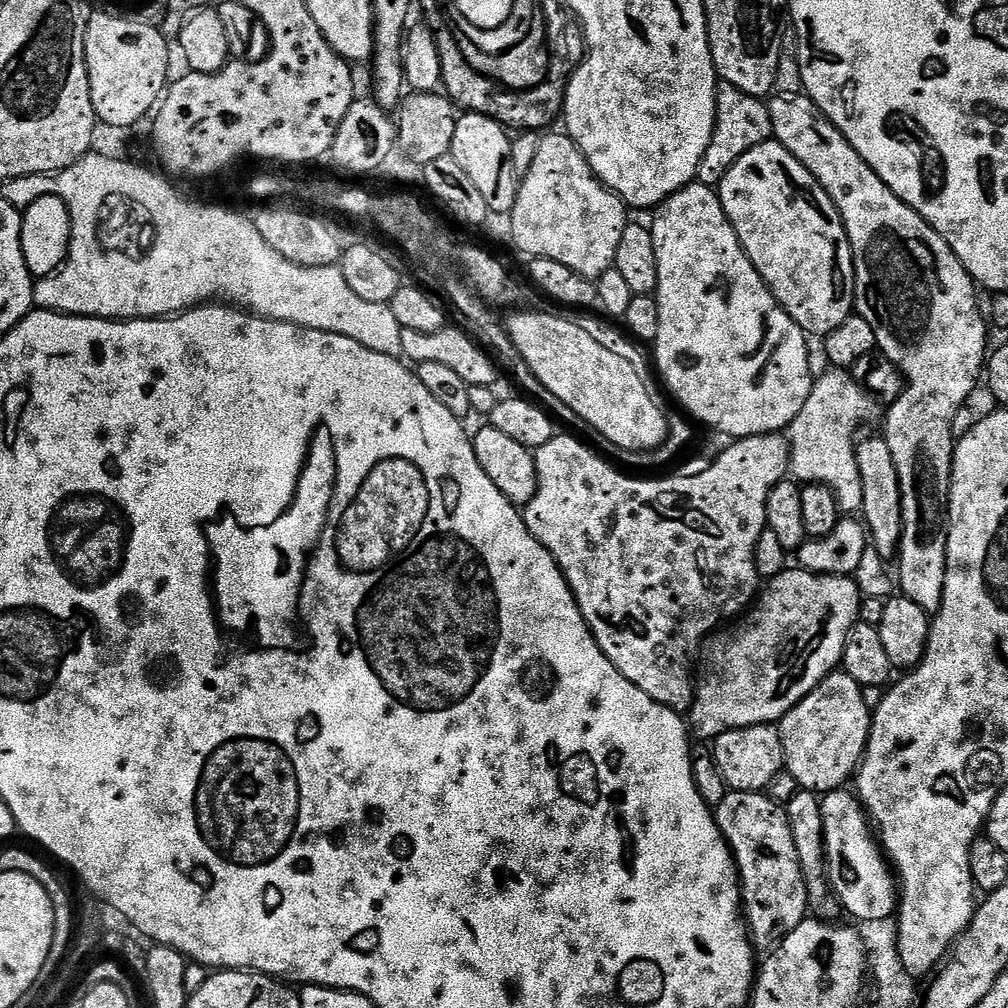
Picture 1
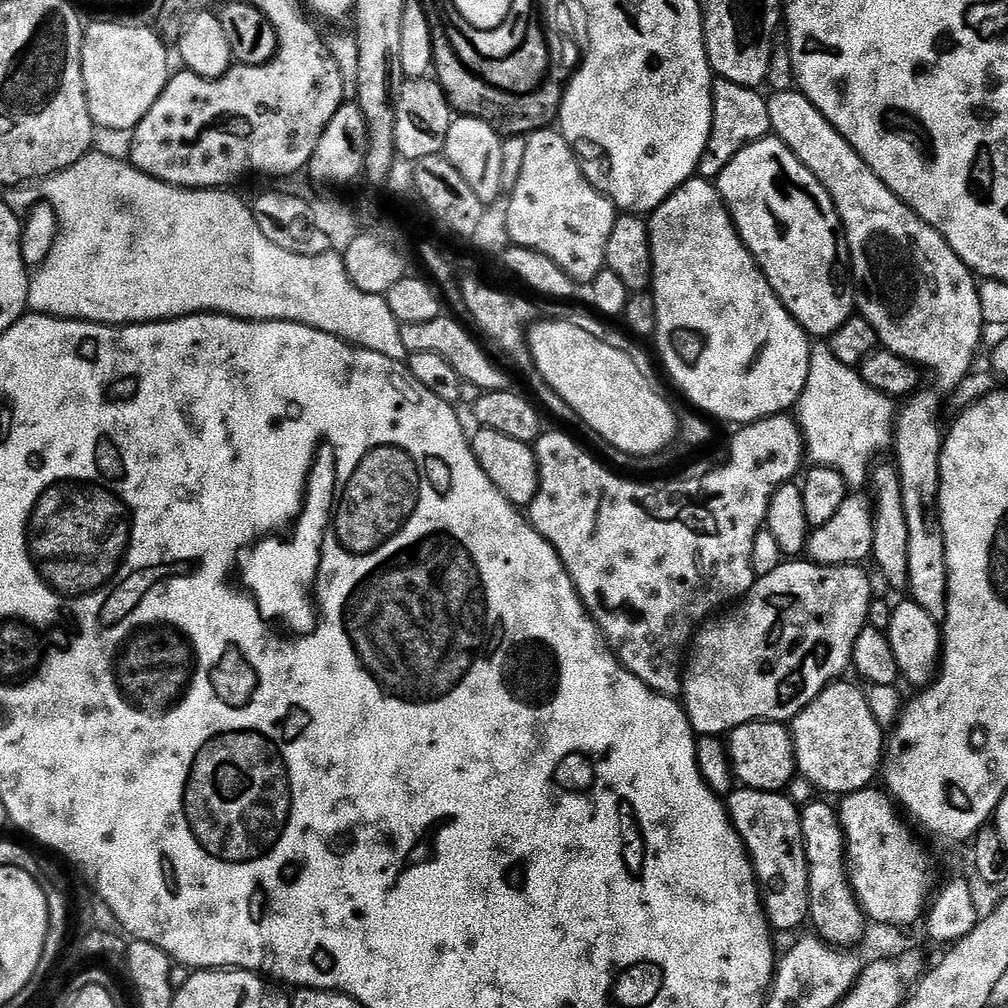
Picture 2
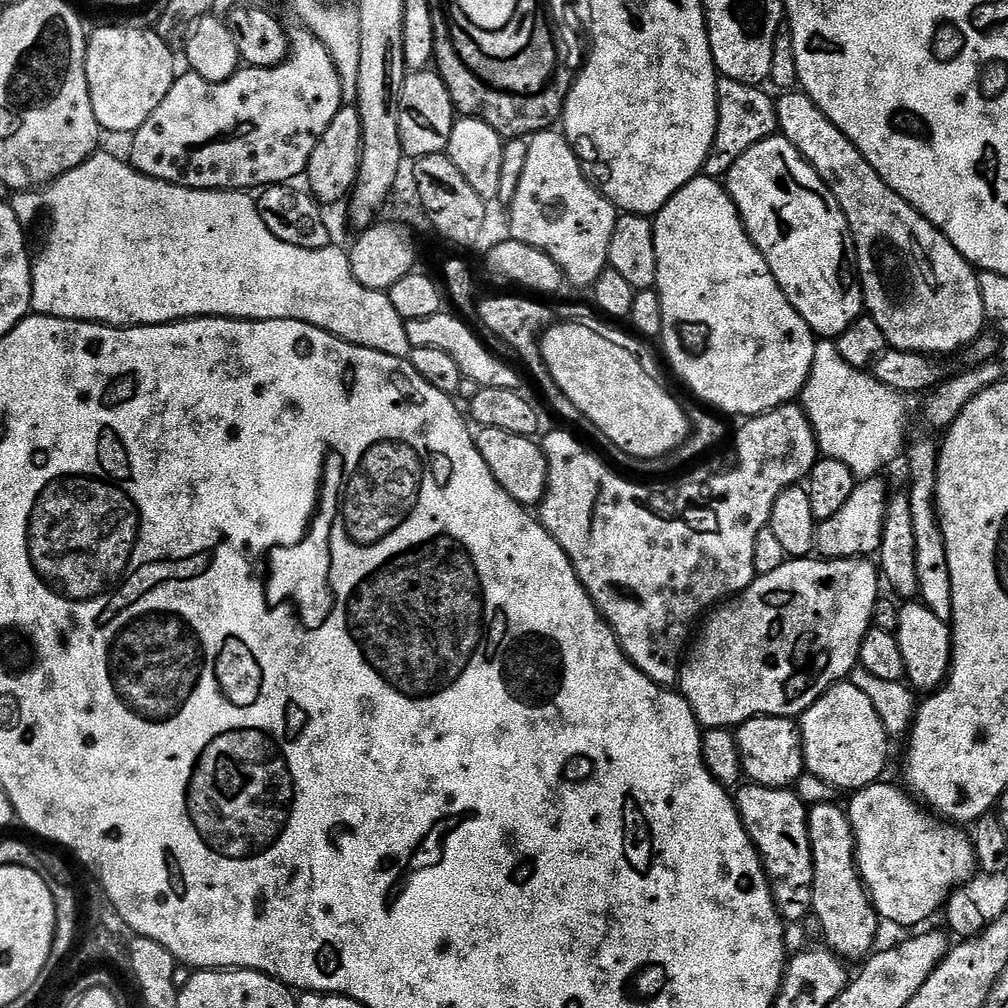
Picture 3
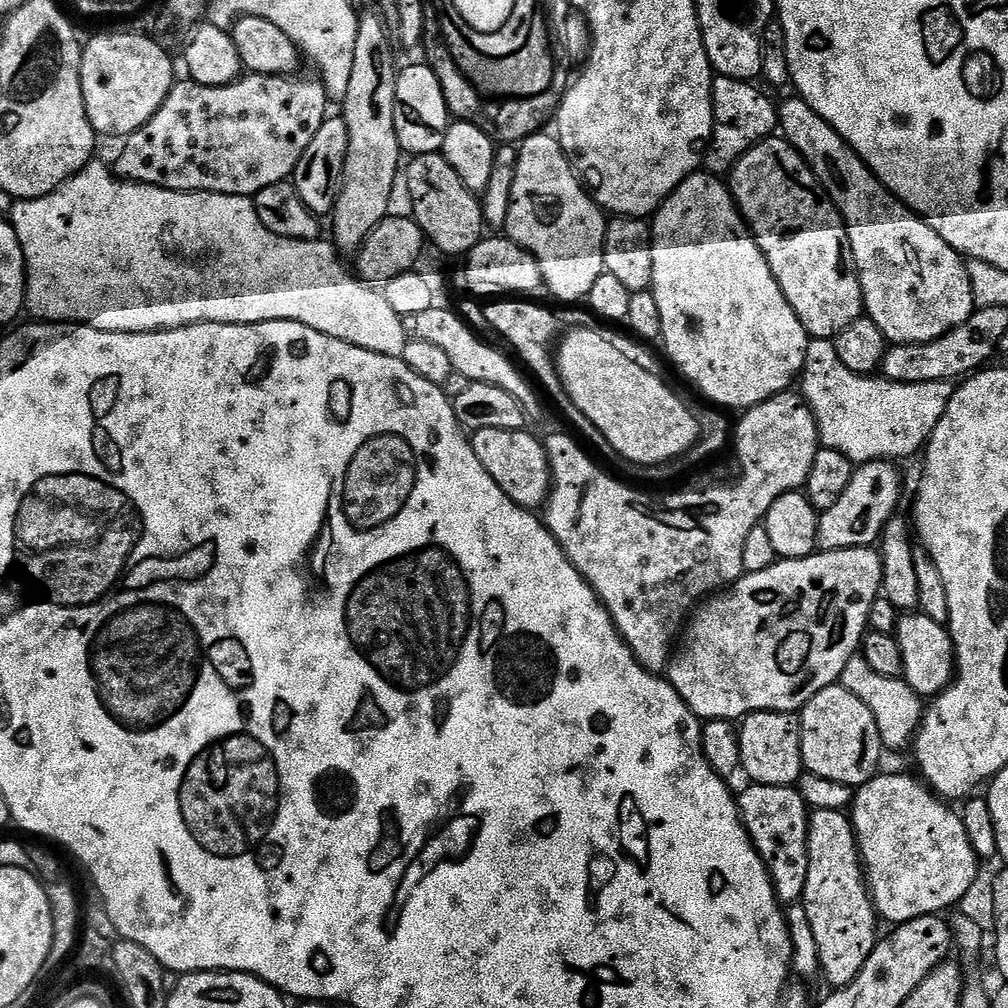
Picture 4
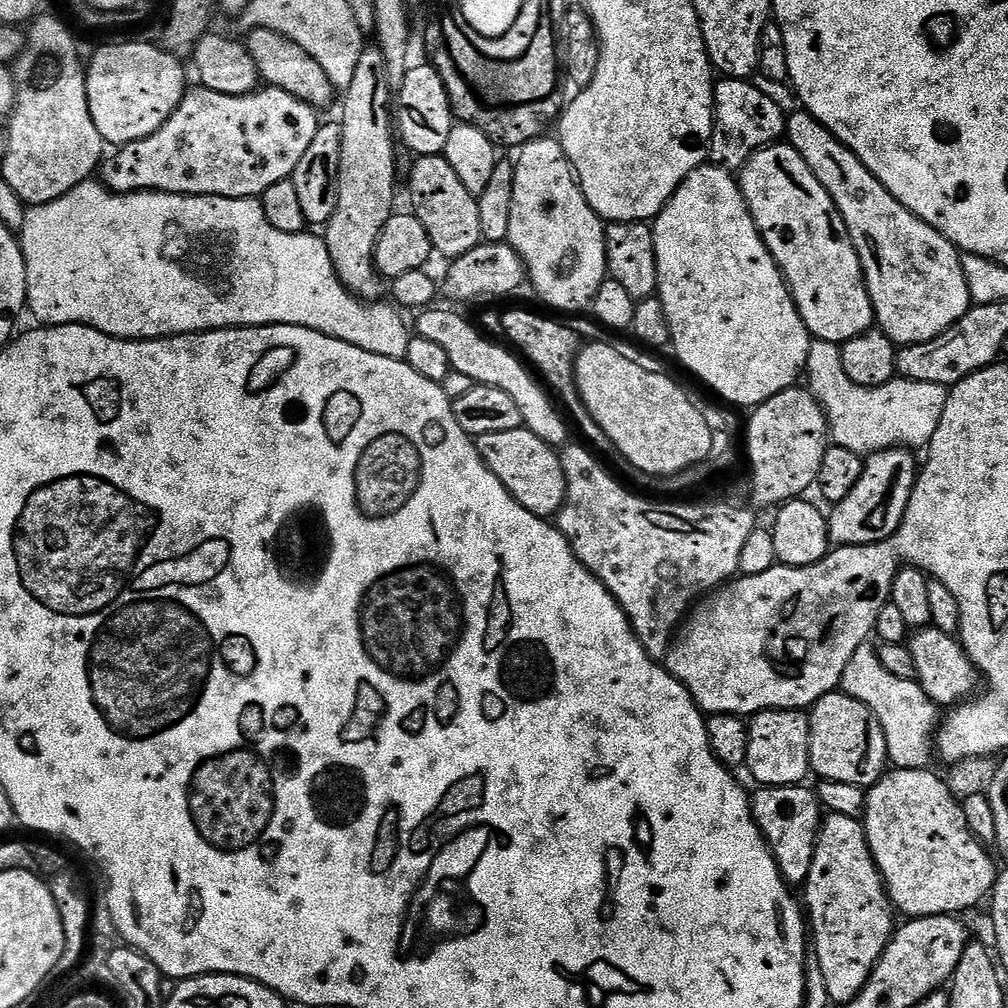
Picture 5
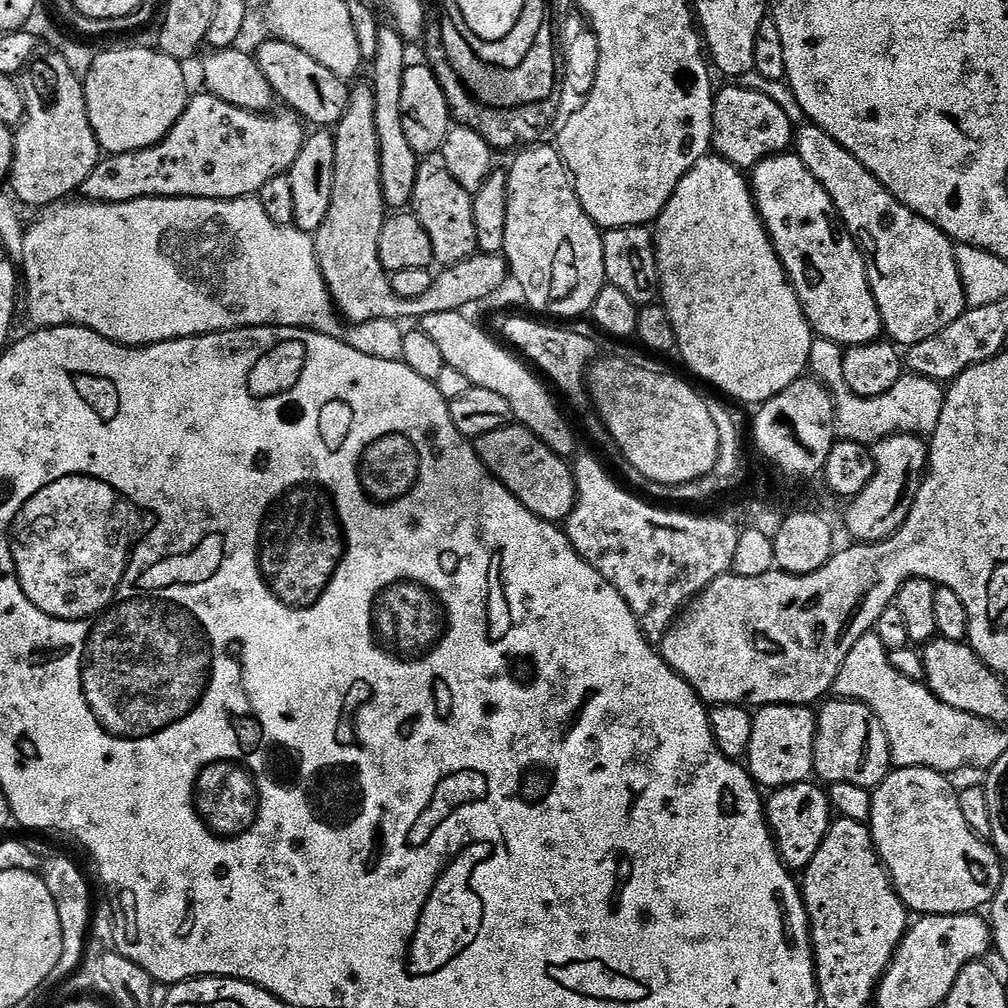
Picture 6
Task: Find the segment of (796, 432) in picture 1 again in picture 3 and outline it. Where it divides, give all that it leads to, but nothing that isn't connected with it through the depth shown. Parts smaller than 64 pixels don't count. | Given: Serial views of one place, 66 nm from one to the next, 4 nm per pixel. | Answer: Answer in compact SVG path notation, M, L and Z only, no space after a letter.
M824 338L817 343L808 381L804 383L802 407L816 435L817 449L827 459L845 464L854 473L857 481L879 477L880 471L887 464L894 463L899 456L901 459L906 441L909 439L908 400L909 397L905 393L890 390L890 386L882 386L882 382L878 382L871 371L861 370L842 362L835 339Z

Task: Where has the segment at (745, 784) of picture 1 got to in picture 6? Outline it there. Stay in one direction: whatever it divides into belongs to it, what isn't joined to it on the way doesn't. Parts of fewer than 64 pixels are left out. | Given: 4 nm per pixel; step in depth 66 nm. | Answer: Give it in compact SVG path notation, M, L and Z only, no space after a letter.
M765 704L753 715L754 734L750 734L746 767L757 785L768 790L789 788L813 775L816 718L817 713L807 704Z

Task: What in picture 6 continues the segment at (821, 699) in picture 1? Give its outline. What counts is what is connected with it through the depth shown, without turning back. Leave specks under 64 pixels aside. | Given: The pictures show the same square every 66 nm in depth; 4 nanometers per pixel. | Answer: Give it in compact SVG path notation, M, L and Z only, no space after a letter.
M843 698L821 703L816 718L816 749L812 767L825 785L850 782L850 786L875 790L887 778L893 763L886 730L872 709L857 700Z

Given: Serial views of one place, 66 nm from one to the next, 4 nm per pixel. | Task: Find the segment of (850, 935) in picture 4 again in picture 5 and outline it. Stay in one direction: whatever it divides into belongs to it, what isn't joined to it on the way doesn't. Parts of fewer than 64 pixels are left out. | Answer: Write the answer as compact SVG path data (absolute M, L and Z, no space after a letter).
M829 815L821 823L820 834L816 838L814 862L810 866L810 874L802 891L804 891L803 903L806 905L806 916L810 921L810 940L814 945L814 964L816 960L829 998L840 1006L847 1006L864 989L864 983L876 969L876 964L882 958L894 931L892 902L888 899L884 878L878 870L876 860L872 857L864 825L860 820Z

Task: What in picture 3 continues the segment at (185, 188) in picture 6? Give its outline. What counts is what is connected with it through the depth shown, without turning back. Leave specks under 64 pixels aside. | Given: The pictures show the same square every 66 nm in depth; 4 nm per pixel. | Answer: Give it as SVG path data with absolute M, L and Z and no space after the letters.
M296 26L293 32L291 29L290 47L287 49L283 64L273 68L244 66L237 70L229 80L217 84L206 82L206 78L202 78L197 72L191 70L185 71L185 76L184 73L177 75L166 98L162 98L162 102L158 102L158 110L154 110L154 114L150 114L150 118L146 118L146 122L142 122L139 130L131 133L132 157L130 157L130 163L132 167L137 172L141 172L143 176L177 184L183 188L210 188L213 190L253 190L252 188L256 188L255 190L260 190L274 184L287 185L299 172L301 175L307 169L310 154L314 154L314 146L318 146L322 134L326 134L330 122L334 122L334 114L338 114L341 110L342 101L340 99L344 96L344 88L340 85L340 72L332 60L335 60L333 53L329 52L313 32L303 26Z

